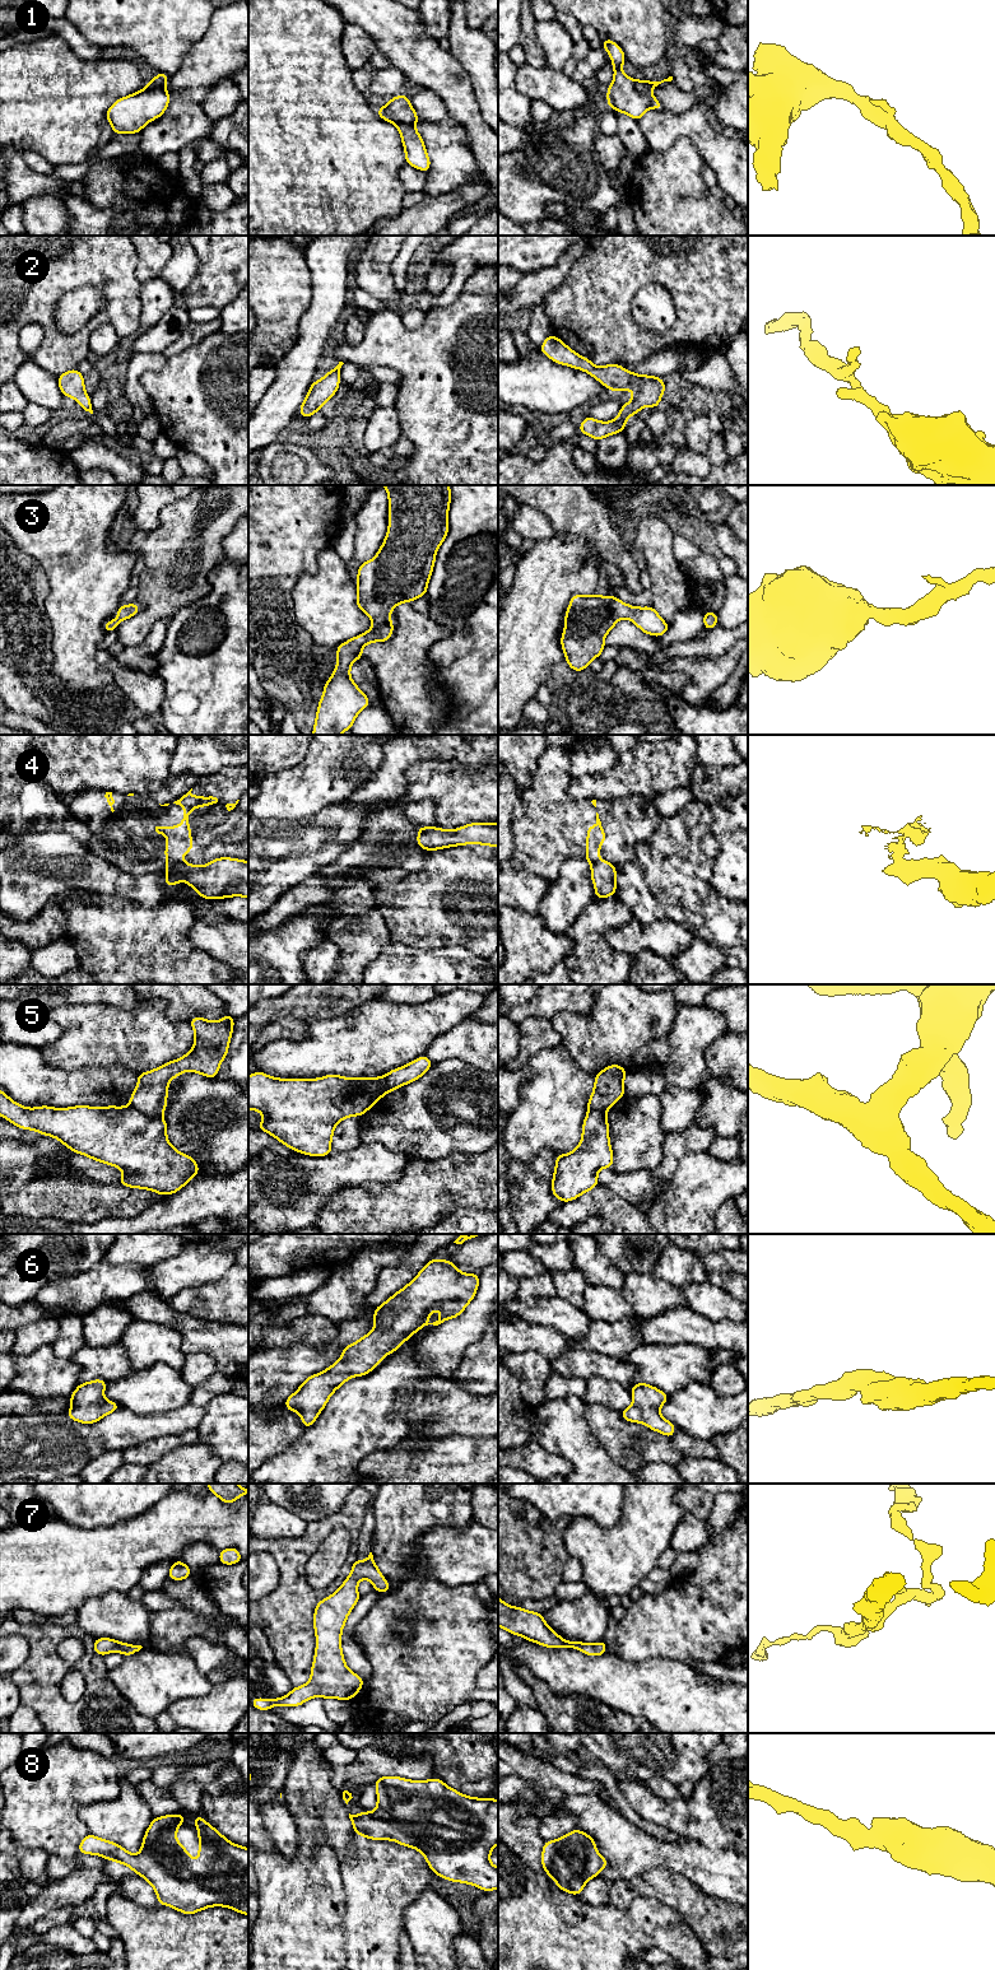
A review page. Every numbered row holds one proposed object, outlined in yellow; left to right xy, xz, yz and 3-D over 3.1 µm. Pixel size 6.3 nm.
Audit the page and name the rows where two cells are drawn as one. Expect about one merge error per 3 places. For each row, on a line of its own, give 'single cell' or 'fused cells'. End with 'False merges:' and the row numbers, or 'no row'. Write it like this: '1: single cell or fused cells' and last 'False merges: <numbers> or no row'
1: single cell
2: single cell
3: single cell
4: fused cells
5: fused cells
6: single cell
7: single cell
8: single cell
False merges: 4, 5

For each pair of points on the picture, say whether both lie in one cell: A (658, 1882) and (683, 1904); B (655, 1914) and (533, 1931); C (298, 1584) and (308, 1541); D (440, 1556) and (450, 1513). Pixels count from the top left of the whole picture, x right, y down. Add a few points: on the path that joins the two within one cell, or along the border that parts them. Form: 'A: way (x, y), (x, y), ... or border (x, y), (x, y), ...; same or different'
A: way (664, 1887), (677, 1900); same
B: way (627, 1932), (565, 1932); same
C: way (296, 1574), (296, 1556), (301, 1551); same
D: border (473, 1521), (463, 1528), (433, 1526), (419, 1536); different

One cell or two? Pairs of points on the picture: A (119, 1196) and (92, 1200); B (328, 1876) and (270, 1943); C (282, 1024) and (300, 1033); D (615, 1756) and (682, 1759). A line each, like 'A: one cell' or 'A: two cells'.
A: one cell
B: one cell
C: one cell
D: one cell

